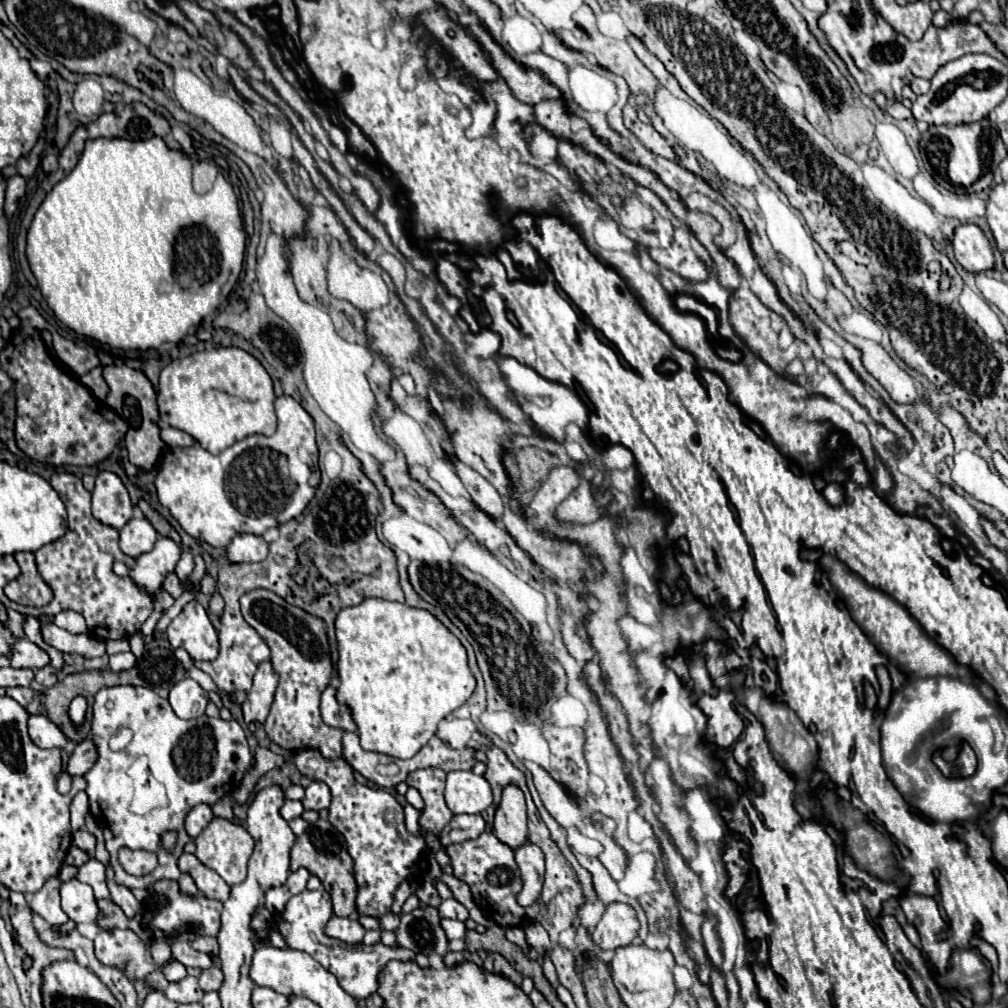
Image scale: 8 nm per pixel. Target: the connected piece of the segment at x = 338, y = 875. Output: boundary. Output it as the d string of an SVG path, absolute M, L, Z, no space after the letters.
M316 820L314 824L308 826L308 832L304 832L304 836L296 838L296 844L294 844L292 856L290 856L290 868L292 870L306 868L322 880L326 892L330 892L330 896L332 896L336 916L348 918L348 916L356 914L356 890L358 888L356 888L356 880L354 880L354 860L350 858L350 854L346 850L344 836L340 832L336 832L336 828L332 828L332 824L328 820Z

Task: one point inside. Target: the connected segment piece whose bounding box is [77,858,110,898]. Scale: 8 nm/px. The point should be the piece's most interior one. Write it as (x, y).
(92, 872)

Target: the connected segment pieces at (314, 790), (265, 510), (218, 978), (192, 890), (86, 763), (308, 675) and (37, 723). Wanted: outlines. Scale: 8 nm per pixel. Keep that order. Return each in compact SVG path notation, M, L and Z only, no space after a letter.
M312 780L306 788L306 796L302 798L306 810L322 810L330 806L330 788L324 782Z
M280 396L274 401L274 408L276 416L278 416L278 428L272 436L246 436L244 440L232 444L230 448L226 448L224 452L220 454L210 454L208 450L204 450L200 444L194 444L190 448L170 448L164 452L160 464L156 466L156 490L158 490L158 500L162 506L166 506L170 510L170 514L178 520L178 524L196 540L204 540L208 542L210 546L228 546L234 536L242 534L242 532L248 532L248 534L264 534L268 528L274 528L274 526L280 526L296 516L302 514L302 510L308 506L308 502L312 500L314 492L316 492L316 480L314 476L318 476L318 448L316 448L316 440L314 440L314 420L310 418L310 414L290 396Z
M212 966L212 968L208 968L208 970L202 970L202 974L200 974L198 982L200 982L200 988L202 988L204 992L218 990L218 988L222 986L222 982L224 982L222 970L220 970L220 968L216 968L216 966Z
M182 874L178 884L180 884L180 892L184 892L186 896L198 896L198 888L196 888L194 880L188 874Z
M88 736L86 740L82 740L76 750L72 752L70 756L70 762L68 762L68 774L76 776L76 774L84 774L92 768L92 764L96 762L96 744L92 744L92 738Z
M256 588L240 598L240 610L244 620L264 638L272 652L274 672L280 676L276 698L270 714L264 722L264 730L272 742L284 750L298 752L312 748L322 752L324 758L342 756L342 730L326 726L320 718L320 694L332 678L330 644L324 630L324 622L318 616L304 612L302 608L288 604L266 588Z
M42 714L28 720L28 732L32 742L40 748L64 748L68 744L68 738L60 732L60 728Z

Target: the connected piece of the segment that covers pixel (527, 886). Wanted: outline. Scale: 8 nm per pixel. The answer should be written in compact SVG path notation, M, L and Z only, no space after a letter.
M526 840L520 848L516 848L516 862L522 872L524 888L516 896L518 904L522 906L532 906L542 892L542 882L544 882L544 854L540 846L532 844Z

